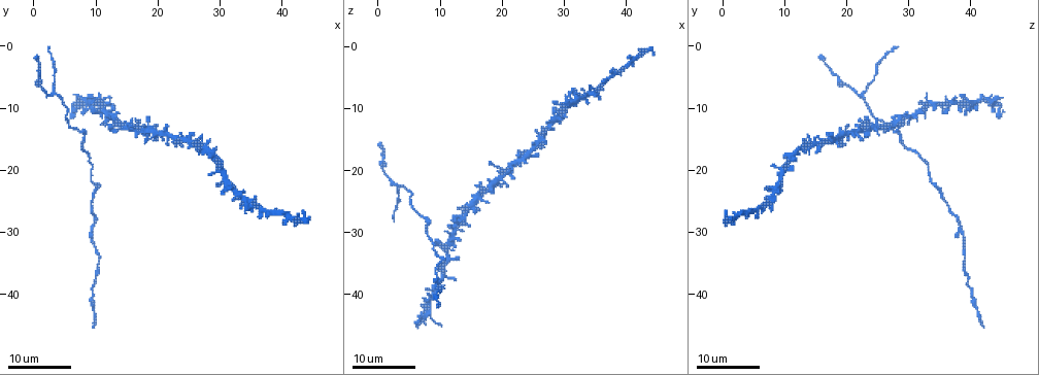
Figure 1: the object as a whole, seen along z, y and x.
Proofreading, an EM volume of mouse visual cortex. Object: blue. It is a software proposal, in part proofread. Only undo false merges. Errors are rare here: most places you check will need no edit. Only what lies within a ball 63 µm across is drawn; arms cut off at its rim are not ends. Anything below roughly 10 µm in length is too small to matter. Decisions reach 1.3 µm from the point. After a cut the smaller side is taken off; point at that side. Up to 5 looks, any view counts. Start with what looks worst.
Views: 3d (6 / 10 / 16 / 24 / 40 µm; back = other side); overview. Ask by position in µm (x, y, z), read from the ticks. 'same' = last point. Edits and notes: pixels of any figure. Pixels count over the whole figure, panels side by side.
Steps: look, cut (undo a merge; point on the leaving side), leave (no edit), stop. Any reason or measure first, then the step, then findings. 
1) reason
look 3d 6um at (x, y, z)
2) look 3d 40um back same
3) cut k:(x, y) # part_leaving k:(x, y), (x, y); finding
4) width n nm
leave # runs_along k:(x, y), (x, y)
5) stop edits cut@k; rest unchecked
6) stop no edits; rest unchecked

branch point
look 3d 24um at (12.0, 11.5, 30.5)

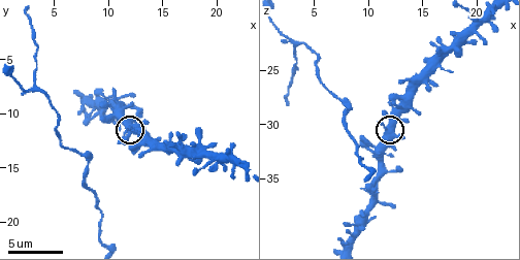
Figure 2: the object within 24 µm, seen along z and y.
zoom in
look 3d 10um same

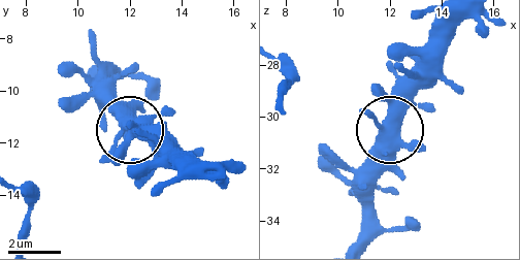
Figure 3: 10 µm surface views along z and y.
width 340 nm
leave # continuous, no second cell

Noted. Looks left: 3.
thick turns thin
look 3d 6um at (2.2, 7.8, 21.8)

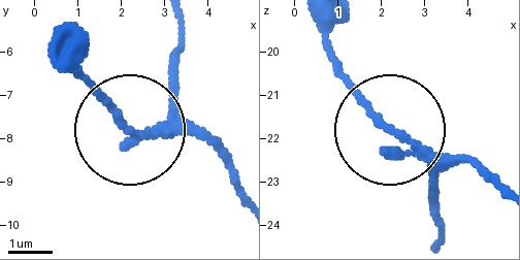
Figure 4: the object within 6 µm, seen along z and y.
leave # all the same cell

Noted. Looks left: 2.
look 3d 10um at (8.2, 14.0, 28.4)

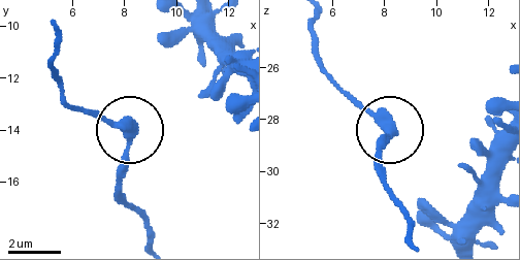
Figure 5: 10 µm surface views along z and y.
leave # one cell here

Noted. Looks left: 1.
stop no edits; rest unchecked

